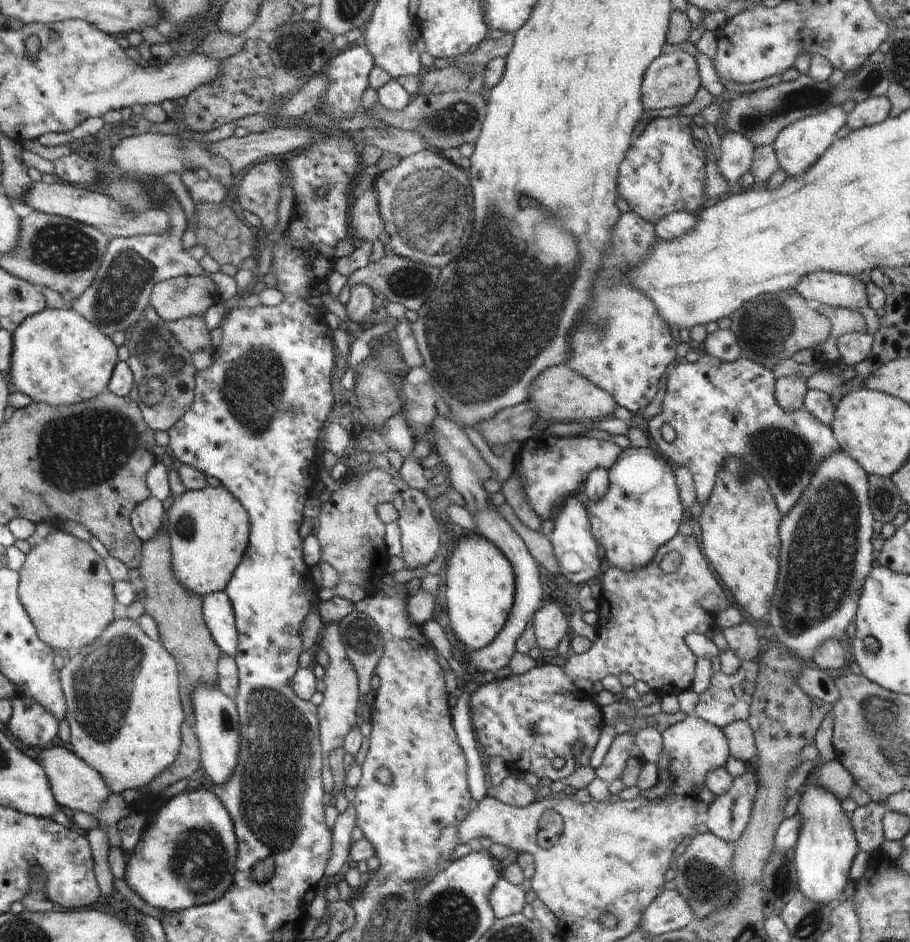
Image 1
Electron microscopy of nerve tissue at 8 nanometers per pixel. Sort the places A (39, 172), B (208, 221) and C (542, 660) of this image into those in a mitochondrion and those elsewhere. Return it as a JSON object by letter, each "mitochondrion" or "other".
{"A":"other","B":"mitochondrion","C":"other"}

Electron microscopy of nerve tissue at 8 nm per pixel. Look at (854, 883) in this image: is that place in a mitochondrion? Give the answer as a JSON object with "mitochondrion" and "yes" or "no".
{"mitochondrion":"no"}

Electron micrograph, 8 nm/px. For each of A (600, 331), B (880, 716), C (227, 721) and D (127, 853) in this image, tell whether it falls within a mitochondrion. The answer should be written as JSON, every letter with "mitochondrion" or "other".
{"A":"mitochondrion","B":"mitochondrion","C":"mitochondrion","D":"other"}

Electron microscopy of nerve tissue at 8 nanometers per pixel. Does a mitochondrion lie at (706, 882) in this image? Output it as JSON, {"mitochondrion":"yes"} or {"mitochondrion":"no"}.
{"mitochondrion":"yes"}

